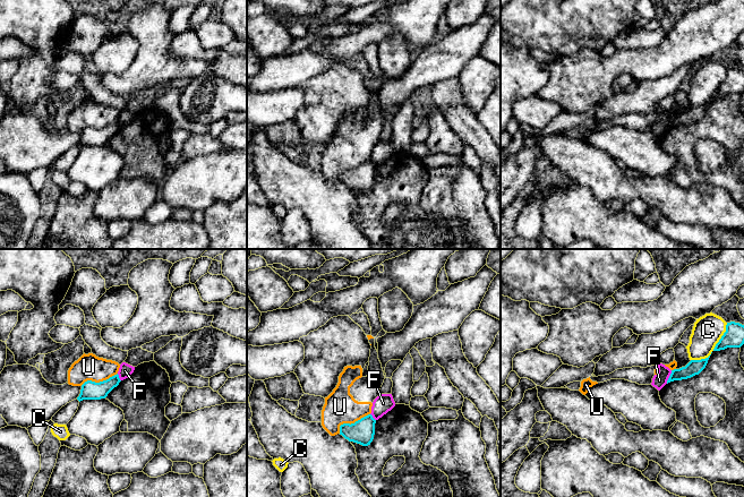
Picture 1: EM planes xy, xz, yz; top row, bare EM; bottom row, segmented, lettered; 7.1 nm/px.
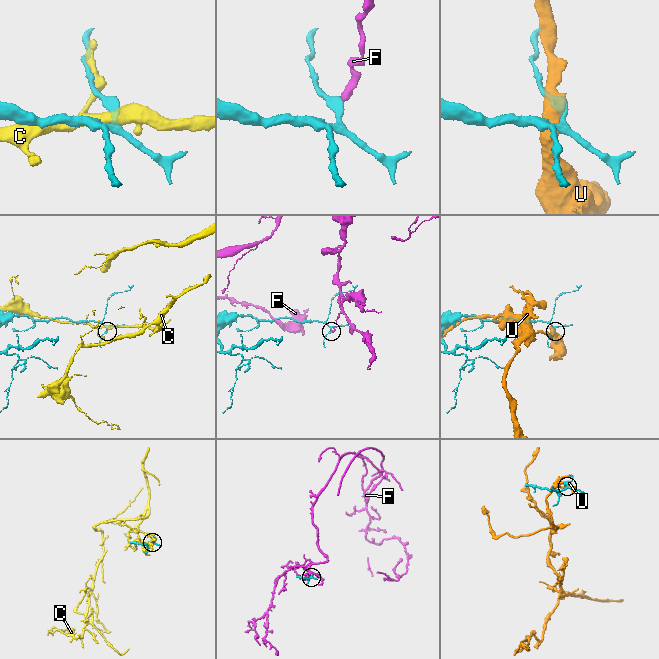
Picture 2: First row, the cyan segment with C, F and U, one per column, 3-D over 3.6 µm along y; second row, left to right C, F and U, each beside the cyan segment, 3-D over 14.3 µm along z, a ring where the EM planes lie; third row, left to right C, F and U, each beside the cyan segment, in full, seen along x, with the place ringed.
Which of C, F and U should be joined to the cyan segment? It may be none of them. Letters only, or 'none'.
none

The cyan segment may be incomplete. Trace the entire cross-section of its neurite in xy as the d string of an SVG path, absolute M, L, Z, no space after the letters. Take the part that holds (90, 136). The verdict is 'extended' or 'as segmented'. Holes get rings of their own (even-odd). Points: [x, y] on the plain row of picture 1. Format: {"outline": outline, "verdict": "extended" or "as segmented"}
{"outline": "M118 120L100 129L87 127L82 131L80 140L77 146L80 148L83 146L105 145L120 128Z", "verdict": "as segmented"}

